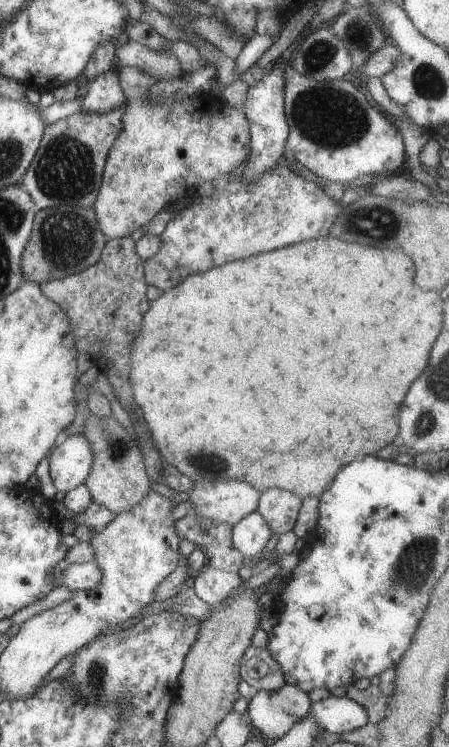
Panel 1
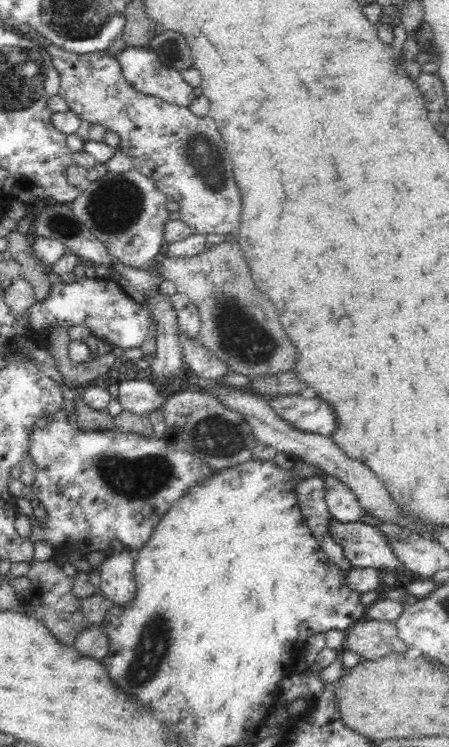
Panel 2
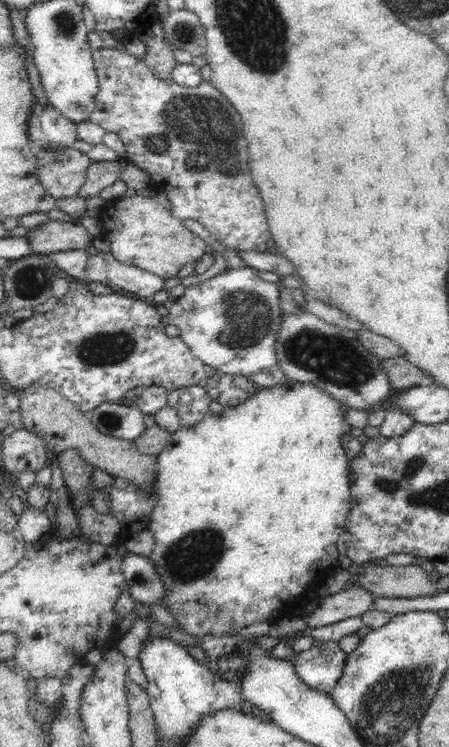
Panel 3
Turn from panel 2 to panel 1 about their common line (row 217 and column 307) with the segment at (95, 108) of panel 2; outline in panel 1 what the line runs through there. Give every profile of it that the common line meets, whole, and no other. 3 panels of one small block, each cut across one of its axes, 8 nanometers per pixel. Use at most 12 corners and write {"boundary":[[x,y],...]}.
{"boundary":[[283,162],[216,178],[144,261],[165,291],[328,238],[344,208]]}

